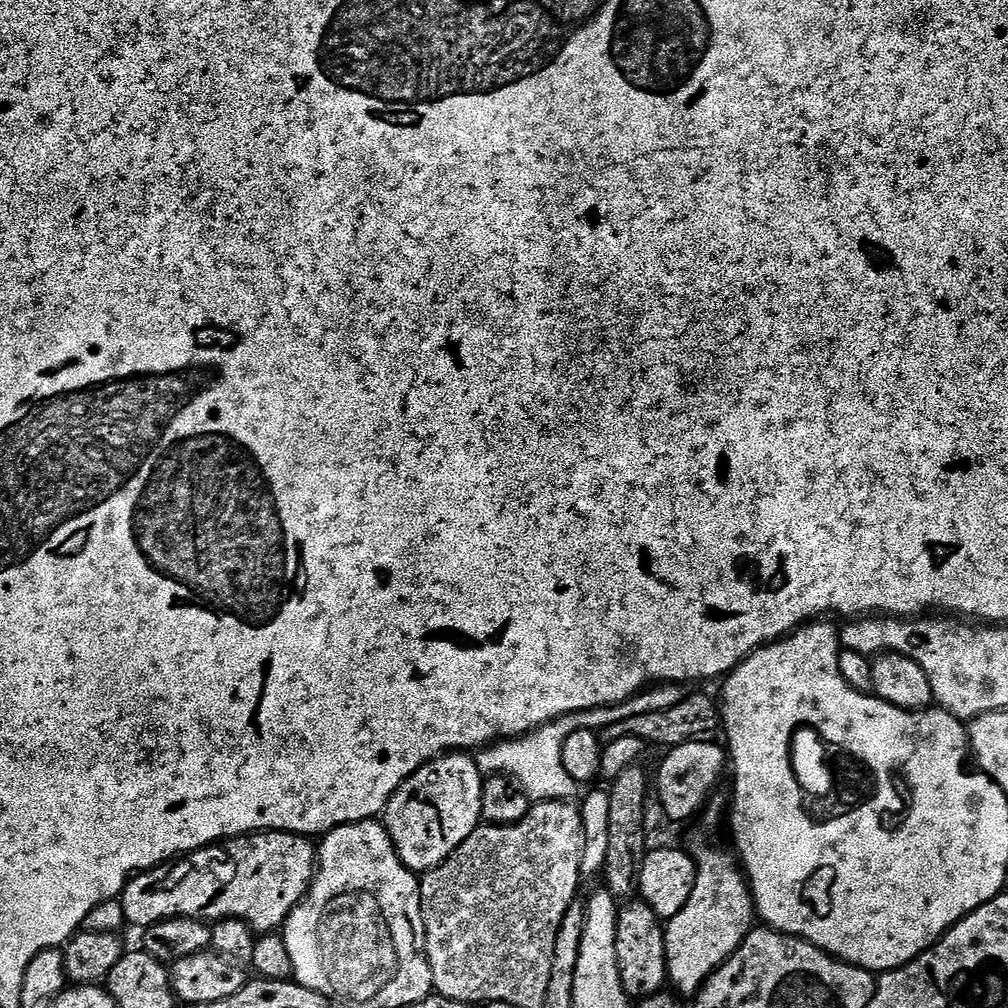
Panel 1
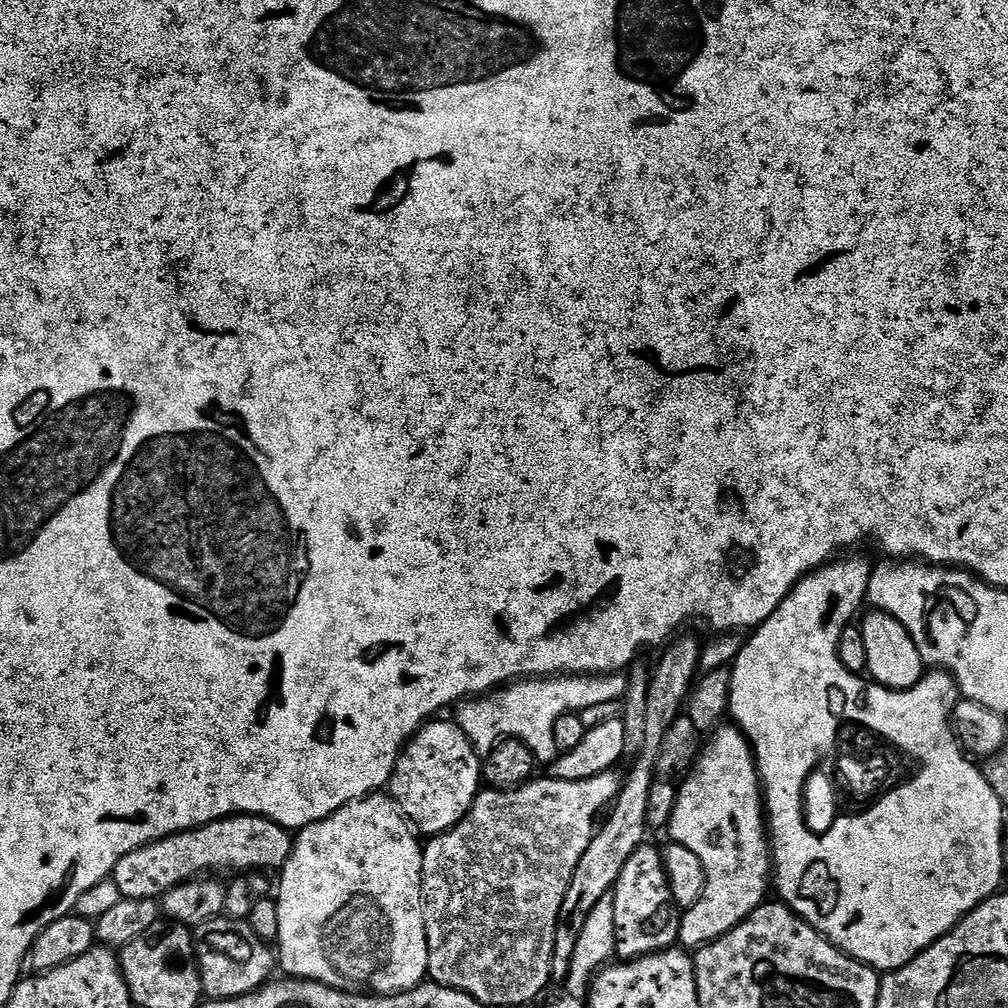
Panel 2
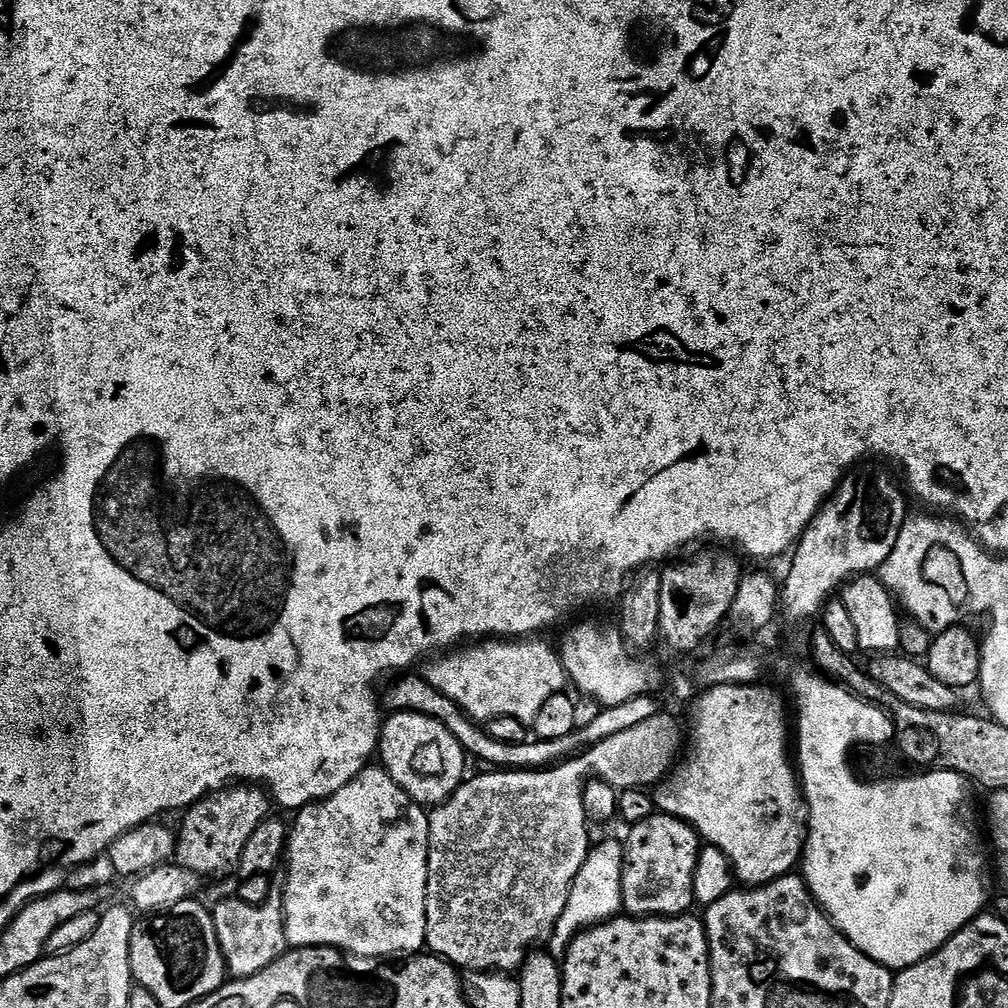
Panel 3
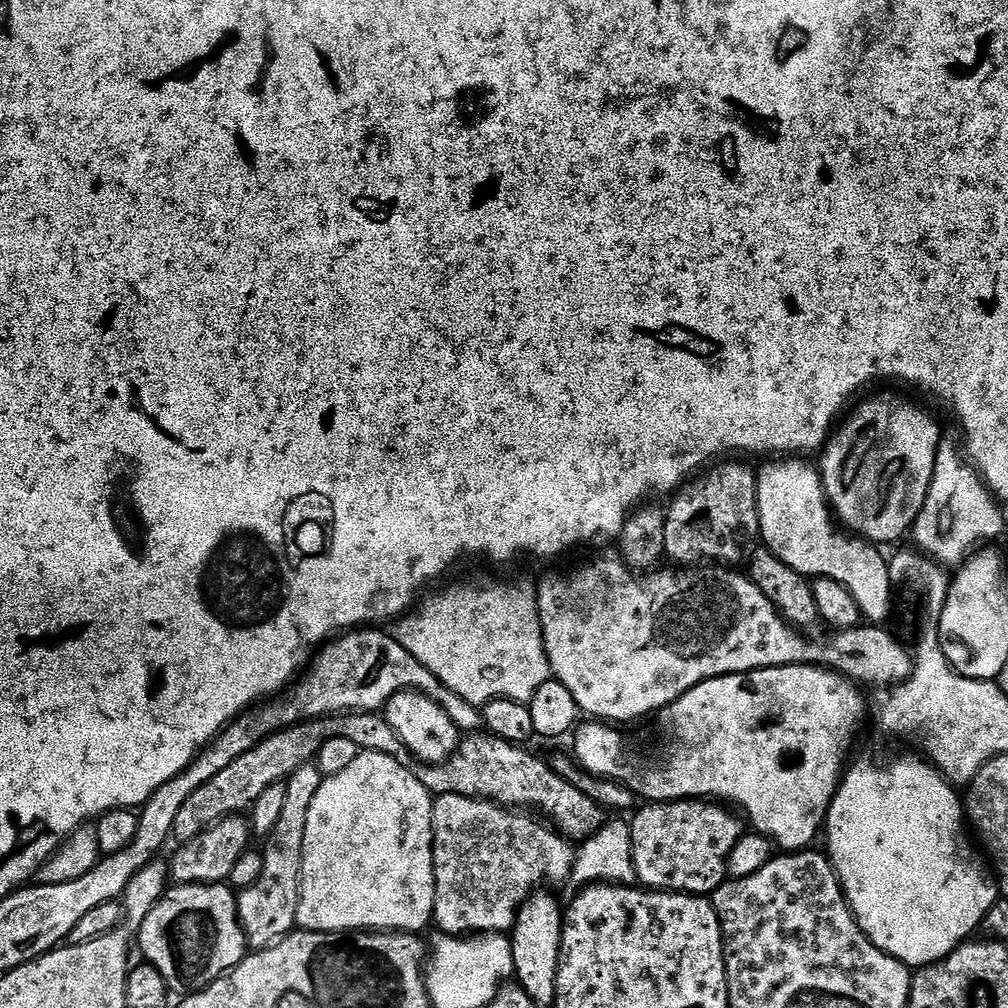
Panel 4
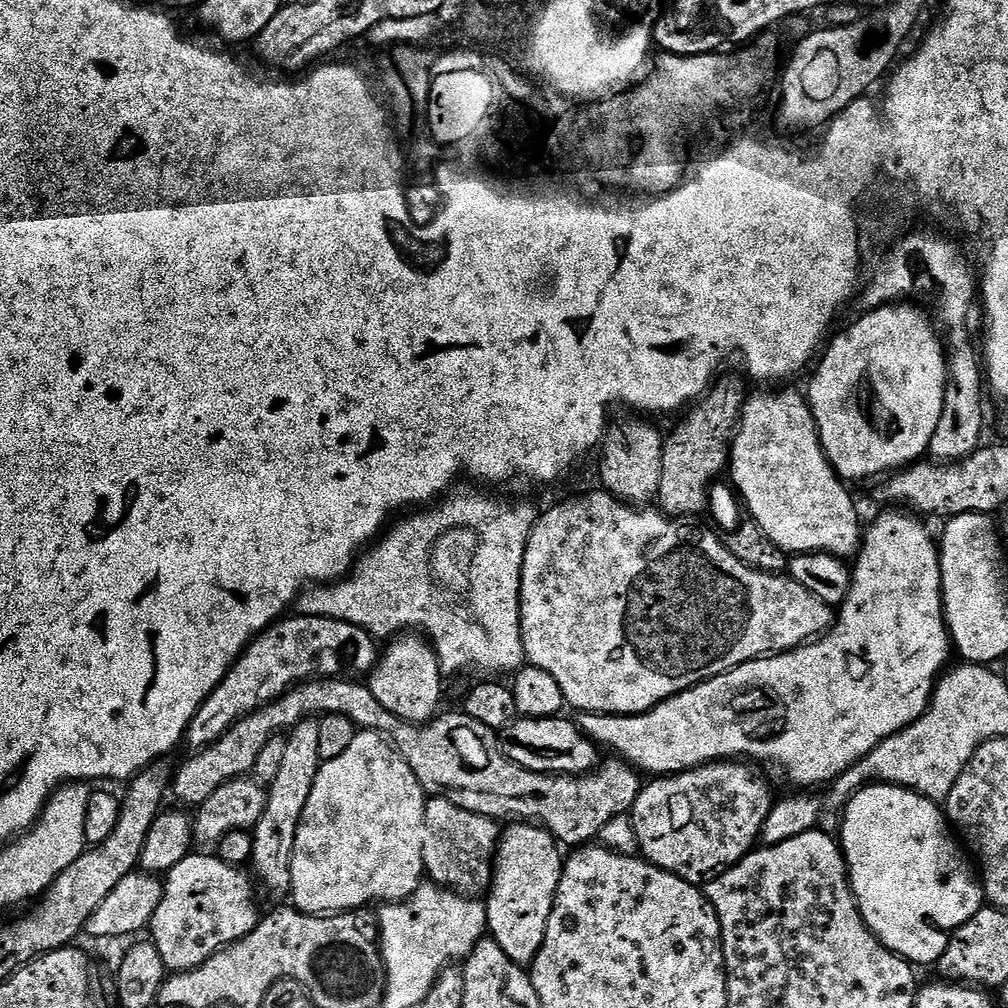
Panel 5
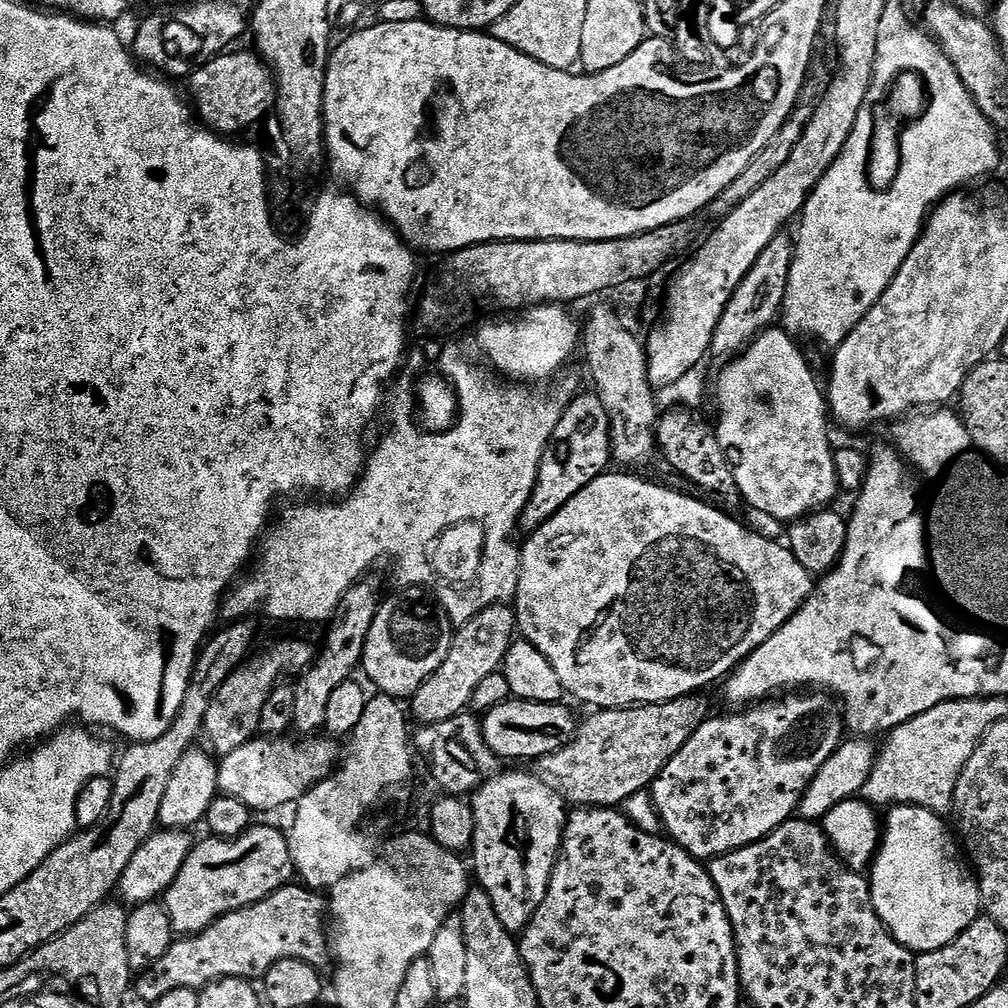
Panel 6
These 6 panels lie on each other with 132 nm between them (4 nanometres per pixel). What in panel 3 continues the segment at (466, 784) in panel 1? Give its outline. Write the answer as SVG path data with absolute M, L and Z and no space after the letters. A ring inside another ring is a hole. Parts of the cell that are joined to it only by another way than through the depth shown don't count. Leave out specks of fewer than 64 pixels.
M393 712L383 721L378 760L390 778L421 806L444 803L466 779L466 753L458 738L442 722L417 712Z

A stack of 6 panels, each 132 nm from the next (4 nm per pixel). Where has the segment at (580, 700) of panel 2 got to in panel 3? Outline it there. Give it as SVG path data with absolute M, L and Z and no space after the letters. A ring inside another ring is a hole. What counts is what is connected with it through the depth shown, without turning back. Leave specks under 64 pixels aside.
M484 638L469 643L433 659L426 679L474 721L487 722L503 716L535 721L546 702L561 695L570 684L559 651L540 640L543 639Z

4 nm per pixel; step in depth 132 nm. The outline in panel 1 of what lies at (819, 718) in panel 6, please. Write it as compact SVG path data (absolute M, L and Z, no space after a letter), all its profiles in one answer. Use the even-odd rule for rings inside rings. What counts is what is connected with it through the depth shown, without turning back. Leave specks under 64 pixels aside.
M643 902L623 905L617 918L617 966L621 984L629 998L655 996L668 980L668 959L664 941L665 925L660 916Z

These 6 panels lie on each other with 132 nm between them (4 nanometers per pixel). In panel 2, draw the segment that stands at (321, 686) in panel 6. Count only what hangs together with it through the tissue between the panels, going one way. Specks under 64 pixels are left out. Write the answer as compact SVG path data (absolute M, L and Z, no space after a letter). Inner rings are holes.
M217 918L201 924L194 932L196 966L200 970L200 986L205 997L225 1000L244 996L268 983L273 975L274 952L259 940L247 919Z

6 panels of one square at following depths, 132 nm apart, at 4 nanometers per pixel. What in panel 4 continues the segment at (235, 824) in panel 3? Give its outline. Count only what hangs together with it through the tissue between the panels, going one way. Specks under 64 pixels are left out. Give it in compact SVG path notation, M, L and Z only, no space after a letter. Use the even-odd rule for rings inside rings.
M358 712L306 720L260 740L250 750L246 750L242 758L234 758L234 762L230 762L230 766L226 766L222 774L214 774L210 782L198 786L198 790L194 790L194 794L190 794L186 802L182 802L182 810L178 810L178 818L174 818L172 836L178 838L177 841L187 842L203 834L218 820L247 813L258 798L258 794L262 794L262 790L287 781L294 770L309 763L319 753L320 747L326 741L334 739L354 742L357 750L386 754L400 764L408 764L410 760L408 748L396 737L392 727L384 721L383 715L375 712Z

